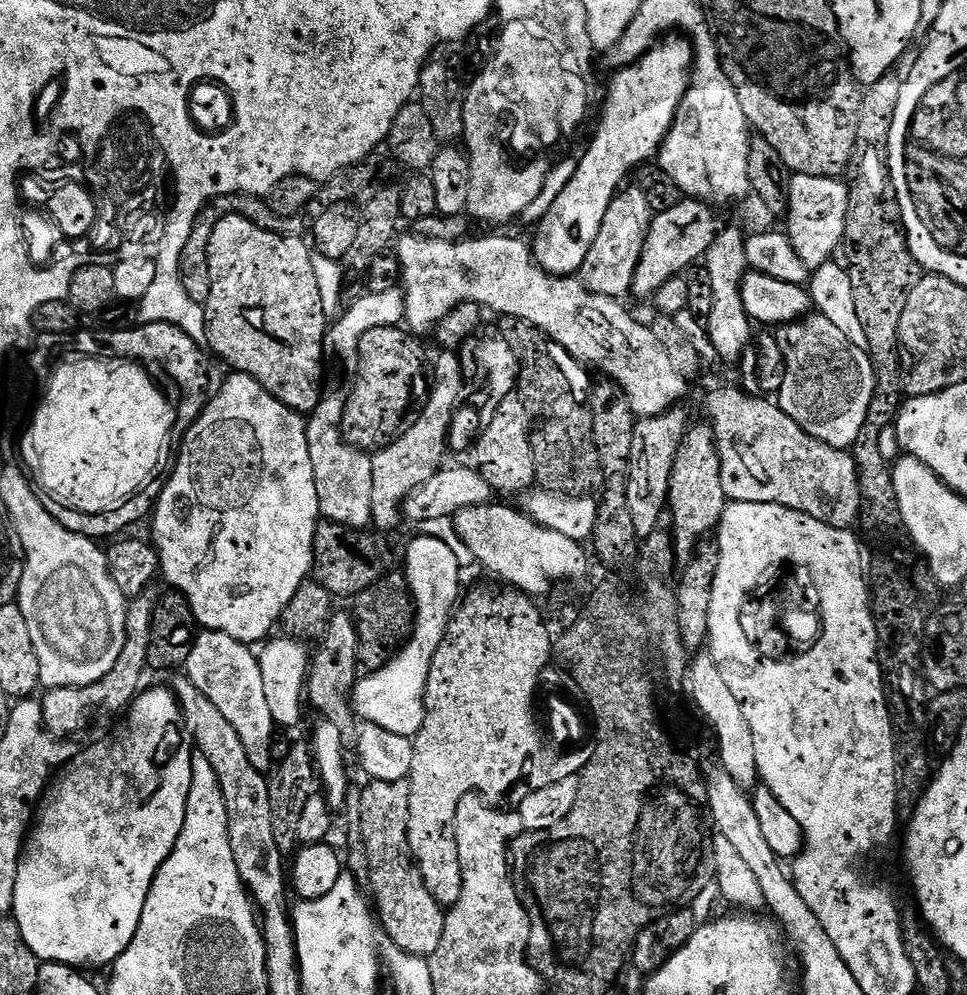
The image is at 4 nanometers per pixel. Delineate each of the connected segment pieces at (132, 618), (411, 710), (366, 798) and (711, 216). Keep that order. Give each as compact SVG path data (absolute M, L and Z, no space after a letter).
M151 595L137 596L128 604L126 618L126 640L122 654L118 654L118 662L114 662L114 670L106 674L98 682L90 686L66 686L65 688L49 688L43 694L40 705L44 711L44 725L57 738L72 738L87 726L91 720L99 716L112 716L115 712L123 713L131 705L141 691L140 683L144 680L144 672L148 668L148 651L150 650L150 626L152 625L152 609L154 600Z
M419 534L413 537L402 565L412 591L412 601L416 603L416 623L412 625L412 634L384 667L357 679L350 701L361 721L382 726L382 730L390 730L390 734L409 738L414 738L424 729L424 695L430 666L438 646L442 646L448 634L454 609L462 596L460 560L452 549L453 545L434 537Z
M407 780L368 782L360 792L358 832L364 837L364 849L368 852L367 881L372 884L370 894L383 935L392 939L393 949L408 956L427 958L438 950L438 942L442 942L446 912L426 888L426 882L412 859L408 841L411 793L412 787Z
M691 198L681 199L674 210L657 212L652 217L646 242L642 246L642 258L638 258L638 270L634 270L631 295L655 297L657 290L667 280L687 273L699 258L707 257L710 246L716 241L718 227L716 216L709 205Z

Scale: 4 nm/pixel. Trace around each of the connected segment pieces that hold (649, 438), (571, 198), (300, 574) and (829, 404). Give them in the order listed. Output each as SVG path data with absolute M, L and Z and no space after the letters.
M683 407L670 408L660 416L646 416L635 421L633 430L633 452L629 458L628 481L626 482L626 498L630 502L630 515L634 517L634 534L643 538L661 527L660 519L665 519L668 507L668 486L674 458L678 454L678 446L682 442L689 423Z
M668 36L641 60L613 75L616 77L608 88L604 113L600 116L592 145L585 150L584 157L576 160L574 178L566 182L566 190L554 198L554 206L546 210L534 228L536 241L531 241L532 253L550 275L572 276L579 273L586 262L586 254L590 254L590 246L594 246L594 238L598 238L598 230L602 230L602 218L606 218L606 210L610 210L612 197L621 191L628 171L630 176L633 170L659 153L688 89L693 59L690 40Z
M233 371L232 376L224 380L220 389L200 411L200 416L183 433L184 441L180 444L180 453L176 456L176 465L172 468L172 477L164 484L164 493L157 495L154 511L151 513L152 536L156 555L160 557L160 572L169 580L175 591L181 592L190 602L190 610L194 614L197 625L209 632L221 632L230 638L239 640L249 646L259 645L269 639L272 627L281 623L286 606L294 594L298 594L298 586L309 579L312 572L312 543L314 530L320 523L320 503L318 502L318 486L314 482L314 462L310 462L310 446L308 445L308 425L301 413L287 408L281 400L264 391L257 380L250 378L245 372Z
M809 314L792 324L783 325L775 333L775 338L782 357L782 375L778 380L780 409L790 414L790 418L794 418L806 434L835 448L851 449L864 429L870 402L876 394L876 369L872 366L871 355L865 349L854 346L834 323L819 314Z

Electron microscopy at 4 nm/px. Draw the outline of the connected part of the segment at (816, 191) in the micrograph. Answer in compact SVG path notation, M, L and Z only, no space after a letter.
M793 175L786 213L786 235L798 258L810 270L831 261L836 256L835 252L843 245L847 209L847 183L830 176Z

